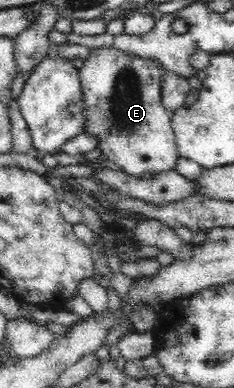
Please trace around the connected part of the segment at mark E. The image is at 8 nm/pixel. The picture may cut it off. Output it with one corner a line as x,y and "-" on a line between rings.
107,47
91,50
78,70
85,119
83,132
97,140
102,154
125,176
134,179
176,170
180,156
169,111
162,104
160,79
163,69
158,63
127,57

